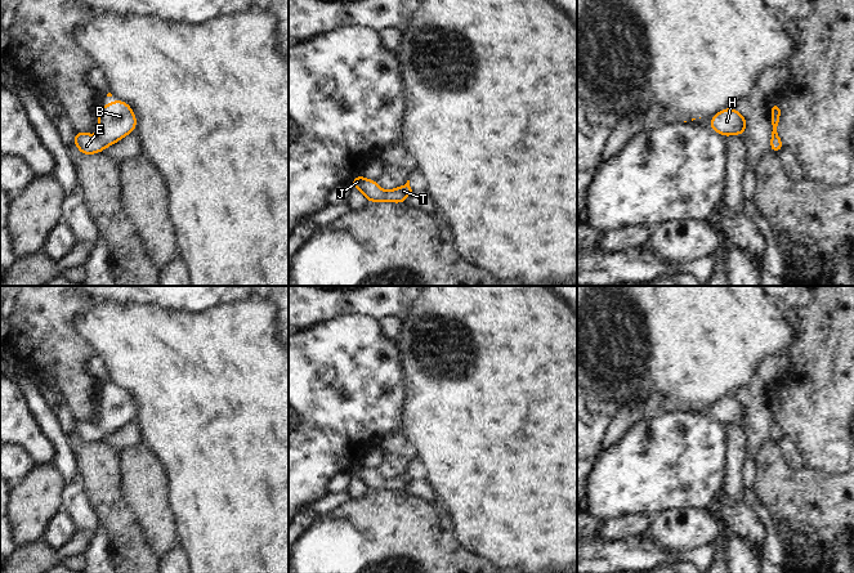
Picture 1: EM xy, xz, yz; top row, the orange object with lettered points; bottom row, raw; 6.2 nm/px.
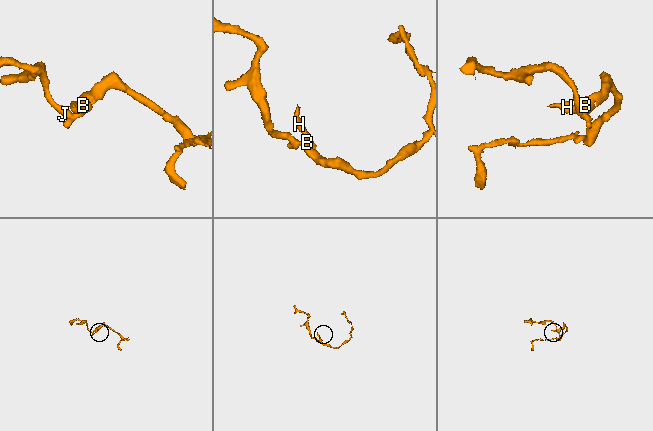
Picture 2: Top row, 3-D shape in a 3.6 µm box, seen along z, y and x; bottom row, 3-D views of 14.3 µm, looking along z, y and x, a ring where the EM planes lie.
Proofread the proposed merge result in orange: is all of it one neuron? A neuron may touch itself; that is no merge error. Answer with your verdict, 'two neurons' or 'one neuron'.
one neuron

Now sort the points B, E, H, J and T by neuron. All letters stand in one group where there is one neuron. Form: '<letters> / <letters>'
B E H J T

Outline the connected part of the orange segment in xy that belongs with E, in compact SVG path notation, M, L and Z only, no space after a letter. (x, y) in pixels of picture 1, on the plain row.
M121 388L98 395L99 422L91 424L84 420L76 420L73 434L81 443L89 444L100 442L106 435L113 434L124 425L137 417L137 407L133 397Z

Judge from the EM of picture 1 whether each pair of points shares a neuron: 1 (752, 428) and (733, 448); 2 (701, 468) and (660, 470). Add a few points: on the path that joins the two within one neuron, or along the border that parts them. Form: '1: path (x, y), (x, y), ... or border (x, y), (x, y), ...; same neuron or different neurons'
1: border (741, 424), (746, 434), (749, 453); different neurons
2: path (691, 468), (670, 470); same neuron

